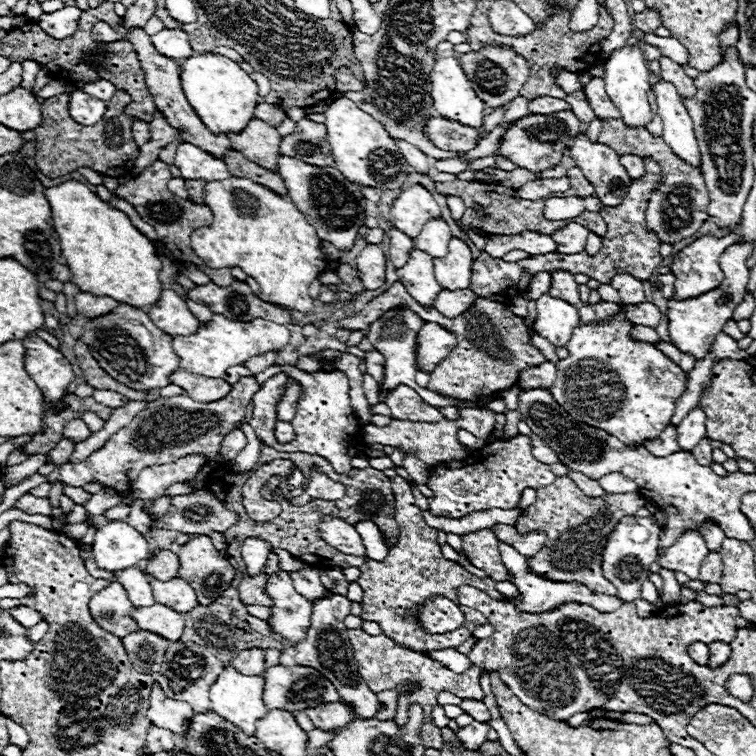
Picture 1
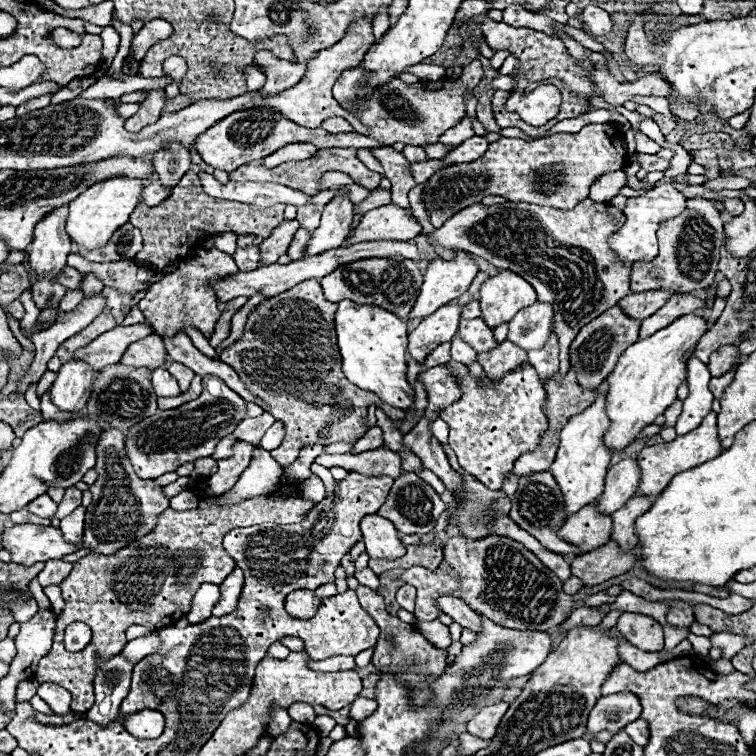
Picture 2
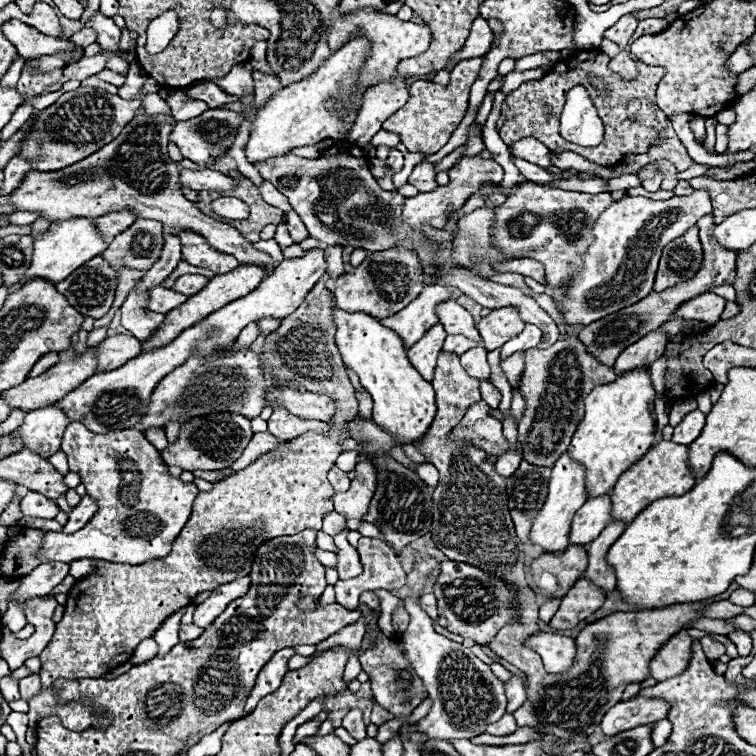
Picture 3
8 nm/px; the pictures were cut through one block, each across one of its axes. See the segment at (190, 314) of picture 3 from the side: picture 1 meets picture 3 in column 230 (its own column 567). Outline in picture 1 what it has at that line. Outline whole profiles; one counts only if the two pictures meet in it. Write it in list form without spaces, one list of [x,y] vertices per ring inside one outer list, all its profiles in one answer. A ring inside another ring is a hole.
[[[556,270],[556,272],[550,272],[550,274],[552,274],[552,284],[550,284],[548,294],[580,306],[582,302],[578,298],[578,284],[574,282],[574,276],[570,272],[564,272],[564,270]]]

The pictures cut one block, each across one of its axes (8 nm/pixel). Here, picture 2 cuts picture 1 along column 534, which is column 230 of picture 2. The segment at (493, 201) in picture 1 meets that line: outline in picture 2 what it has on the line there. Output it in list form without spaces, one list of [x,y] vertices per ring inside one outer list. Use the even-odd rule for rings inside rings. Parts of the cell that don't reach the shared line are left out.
[[[188,170],[180,180],[180,184],[174,188],[174,192],[162,204],[154,208],[140,204],[132,212],[130,224],[140,228],[144,236],[144,248],[138,252],[134,260],[148,264],[156,270],[162,270],[170,262],[182,260],[190,250],[198,248],[200,232],[206,232],[206,234],[234,232],[234,234],[256,234],[256,236],[268,238],[272,234],[272,228],[276,228],[276,224],[284,220],[282,218],[284,208],[286,204],[274,204],[272,208],[252,208],[250,204],[212,198],[202,190],[198,174]]]

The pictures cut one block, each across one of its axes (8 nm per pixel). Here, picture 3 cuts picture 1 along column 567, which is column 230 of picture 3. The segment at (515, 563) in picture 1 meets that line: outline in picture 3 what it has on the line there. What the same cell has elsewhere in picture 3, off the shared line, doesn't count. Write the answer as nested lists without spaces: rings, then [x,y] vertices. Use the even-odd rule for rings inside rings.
[[[244,576],[244,578],[238,578],[234,582],[228,582],[228,584],[222,584],[218,588],[214,588],[210,592],[210,596],[196,606],[194,610],[194,624],[200,626],[200,628],[206,628],[212,624],[212,620],[216,620],[216,616],[220,616],[220,612],[224,612],[224,608],[244,596],[248,592],[248,586],[250,586],[250,578]]]

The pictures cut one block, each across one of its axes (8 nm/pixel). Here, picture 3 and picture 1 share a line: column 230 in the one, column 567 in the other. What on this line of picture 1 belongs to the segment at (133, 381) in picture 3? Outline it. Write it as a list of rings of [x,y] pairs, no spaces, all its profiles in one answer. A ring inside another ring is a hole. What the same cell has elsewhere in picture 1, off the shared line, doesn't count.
[[[542,294],[538,298],[536,332],[552,340],[554,346],[566,346],[576,324],[580,324],[580,314],[576,306],[550,294]]]

